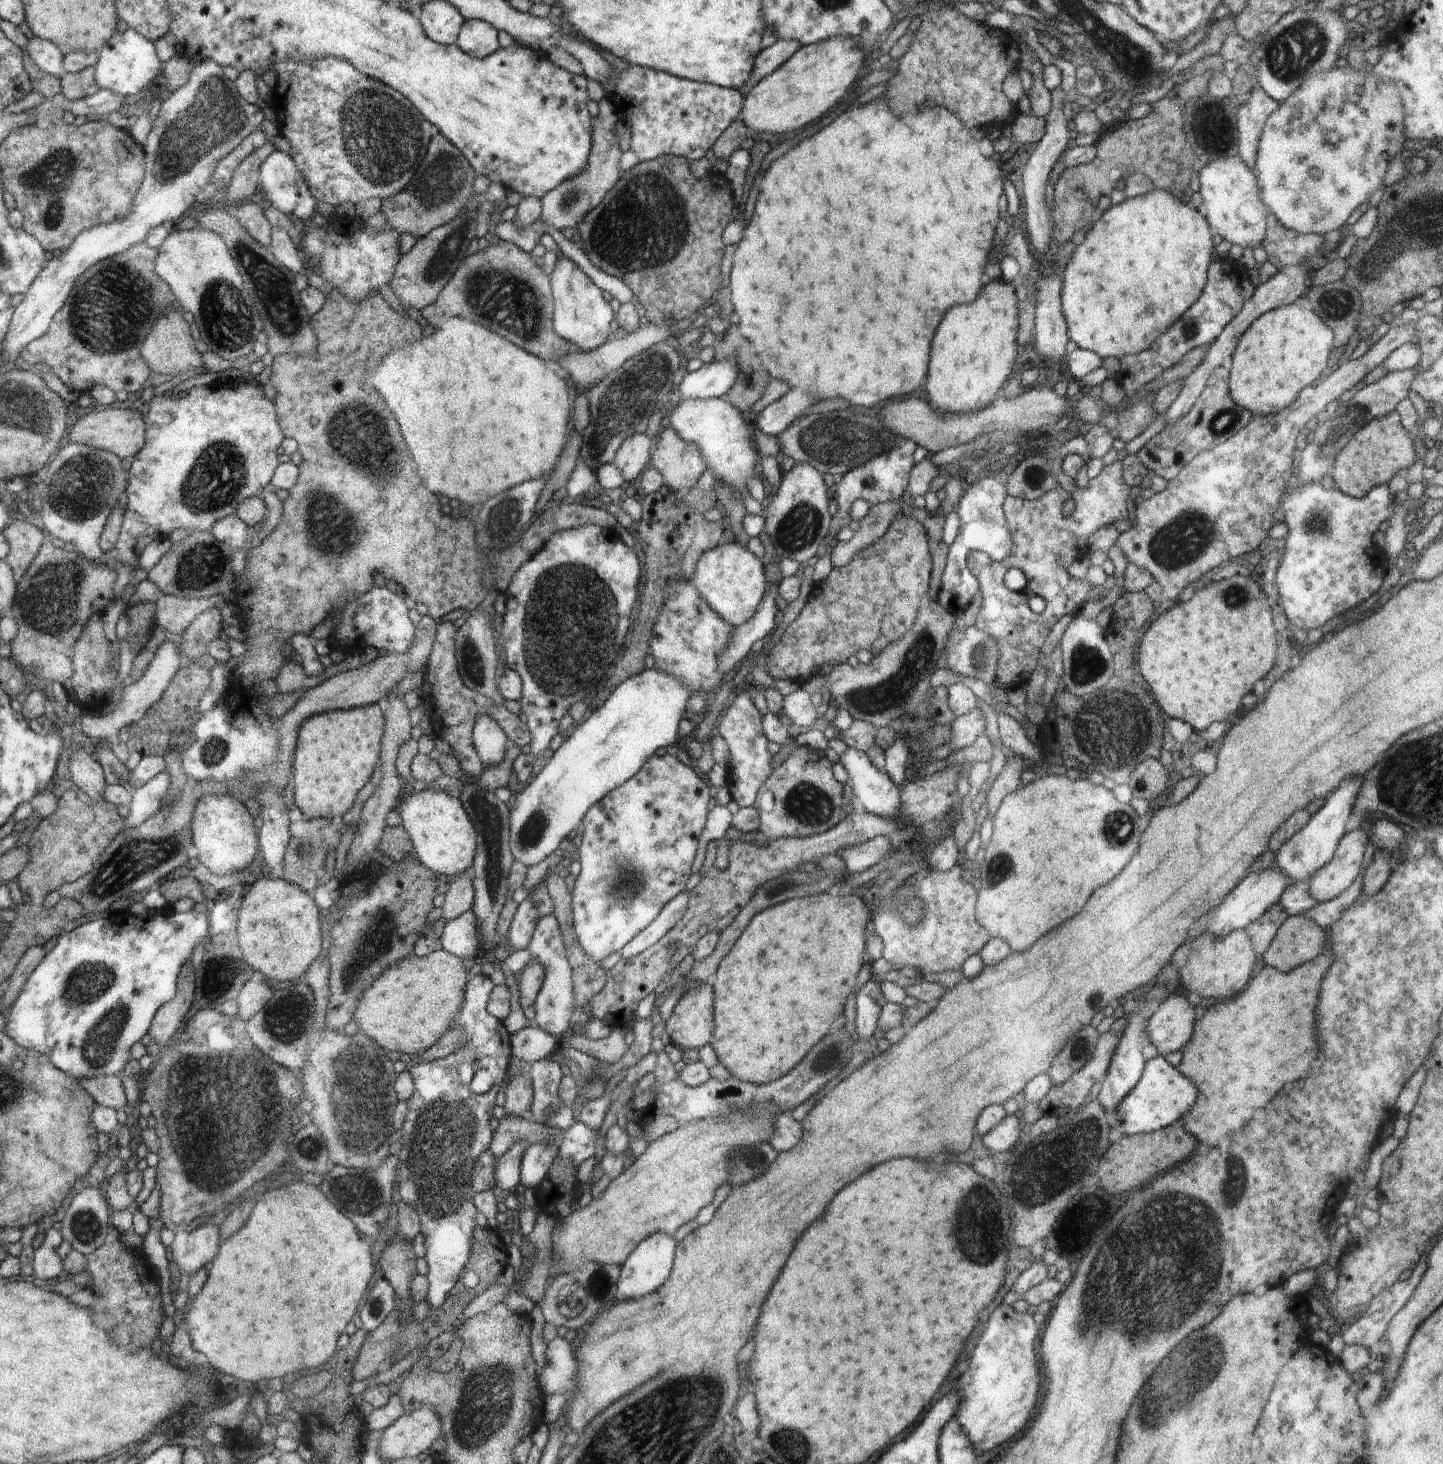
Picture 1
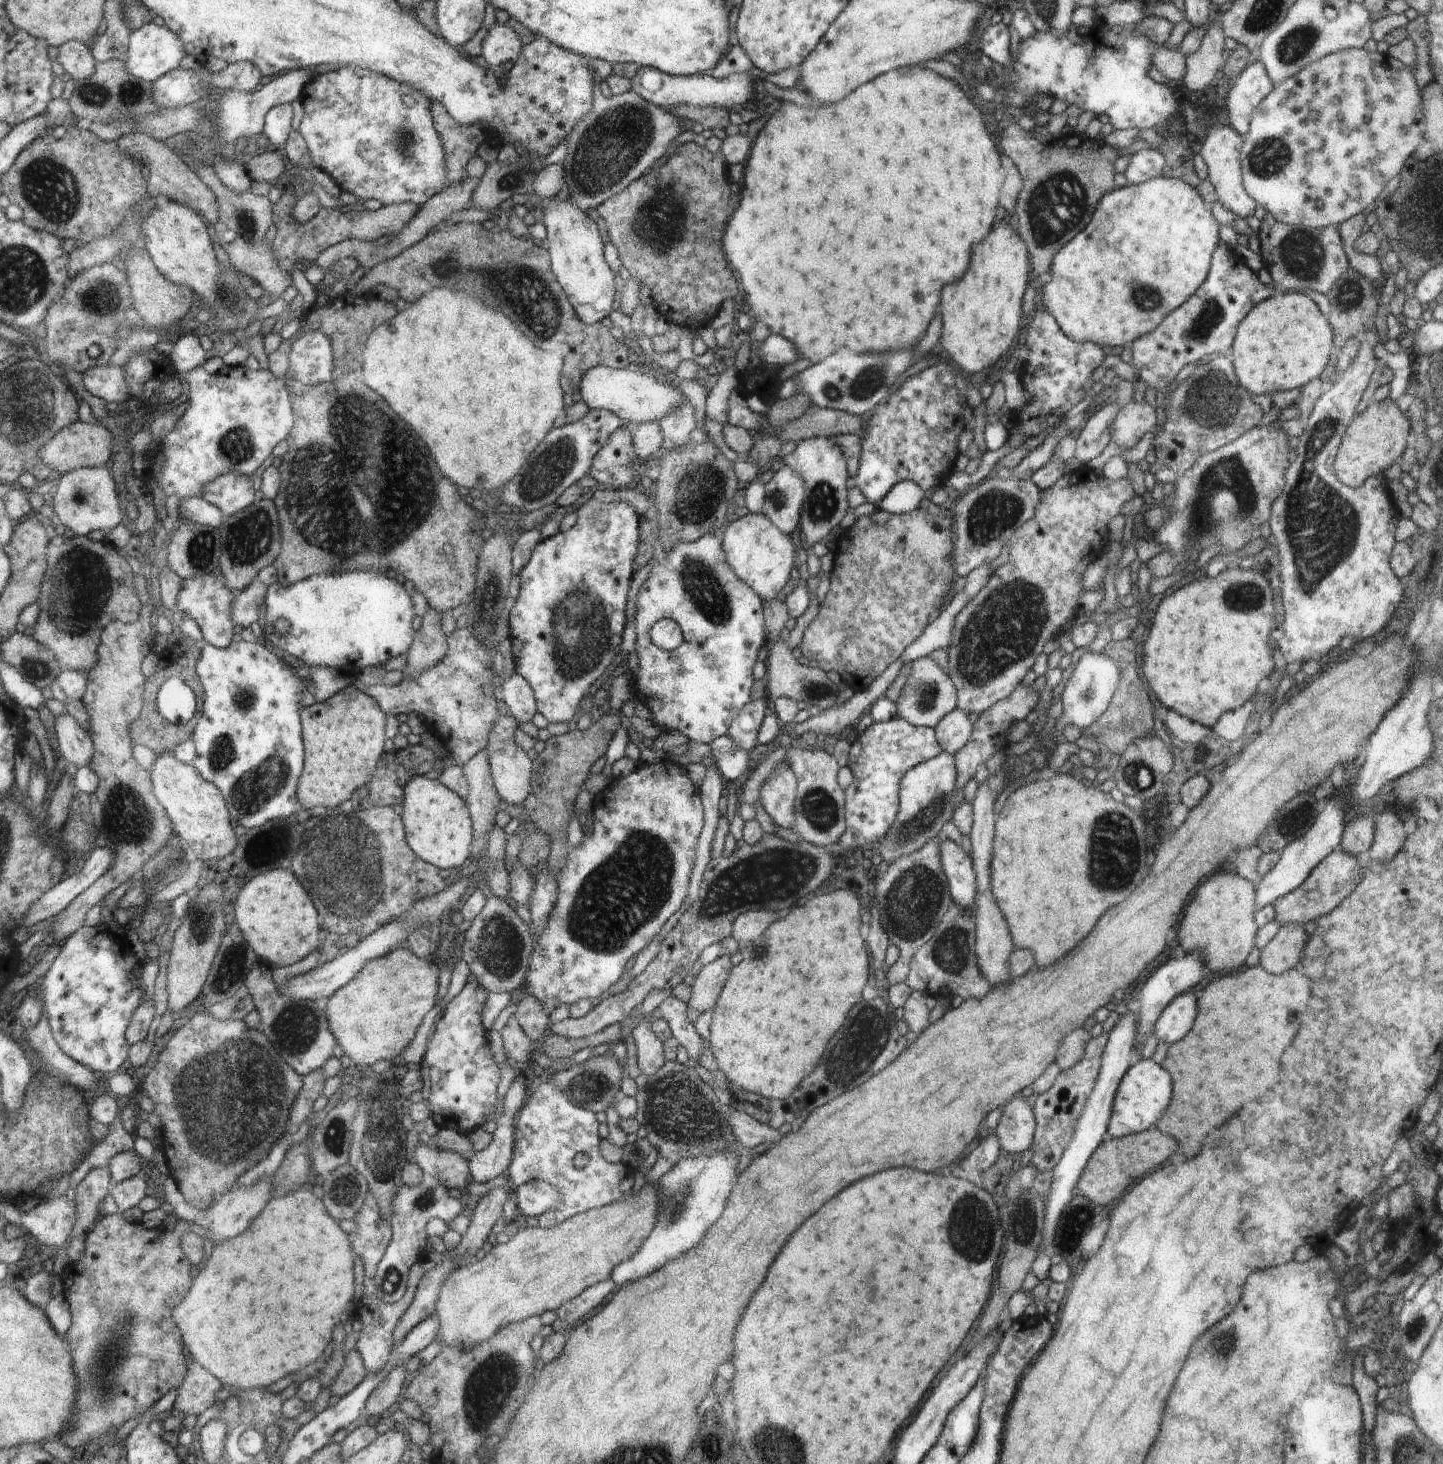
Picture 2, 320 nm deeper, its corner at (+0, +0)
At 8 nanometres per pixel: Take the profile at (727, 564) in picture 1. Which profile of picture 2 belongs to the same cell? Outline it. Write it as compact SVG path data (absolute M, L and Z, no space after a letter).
M761 512L748 513L742 518L732 517L731 524L720 535L729 565L746 584L750 585L750 588L754 589L754 592L758 593L758 596L761 596L762 600L774 598L774 594L778 594L784 588L794 568L798 550L792 535L778 530L770 522L769 517Z

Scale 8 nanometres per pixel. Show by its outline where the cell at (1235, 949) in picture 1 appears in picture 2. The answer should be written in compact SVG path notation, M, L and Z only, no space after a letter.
M1218 870L1204 884L1200 884L1178 928L1178 942L1184 952L1198 948L1203 956L1203 963L1206 962L1207 969L1214 972L1230 970L1236 966L1240 968L1240 964L1245 962L1255 946L1259 929L1255 921L1255 887L1238 873L1232 874L1224 870Z

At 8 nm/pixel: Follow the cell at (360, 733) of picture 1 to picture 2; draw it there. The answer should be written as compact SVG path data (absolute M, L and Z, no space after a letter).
M348 685L323 702L304 707L301 712L302 732L305 737L305 772L300 778L297 790L300 807L326 806L331 812L338 811L344 800L348 800L357 788L368 784L377 772L380 752L384 752L384 710L378 708L377 700L368 696L358 687Z

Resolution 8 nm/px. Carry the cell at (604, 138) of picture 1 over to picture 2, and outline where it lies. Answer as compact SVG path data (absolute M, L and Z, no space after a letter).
M594 91L594 106L568 136L568 150L562 162L564 182L570 188L568 200L578 208L594 210L605 200L625 190L633 180L662 158L672 140L683 132L682 120L666 109L628 91L610 97Z

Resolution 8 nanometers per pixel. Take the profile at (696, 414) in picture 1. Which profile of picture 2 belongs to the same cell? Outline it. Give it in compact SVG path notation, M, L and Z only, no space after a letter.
M598 365L590 367L582 375L581 387L577 396L582 398L589 409L606 409L615 412L624 422L637 423L659 422L664 419L678 403L681 403L682 392L673 387L668 379L655 379L638 369L615 369Z

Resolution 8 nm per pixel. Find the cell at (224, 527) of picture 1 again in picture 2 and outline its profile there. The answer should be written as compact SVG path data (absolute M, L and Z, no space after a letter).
M202 497L181 498L176 510L179 516L186 518L187 521L212 528L220 529L225 519L223 512L217 506L206 502Z

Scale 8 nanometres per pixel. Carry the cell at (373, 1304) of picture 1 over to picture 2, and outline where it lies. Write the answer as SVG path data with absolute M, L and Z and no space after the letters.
M426 1176L419 1185L402 1185L398 1190L391 1208L392 1238L386 1247L382 1260L377 1264L373 1283L374 1294L385 1303L393 1303L402 1298L406 1292L411 1266L418 1261L418 1257L428 1238L425 1231L429 1218L439 1218L448 1224L459 1214L466 1213L464 1204L459 1198L453 1198L448 1193L447 1184L435 1176Z

